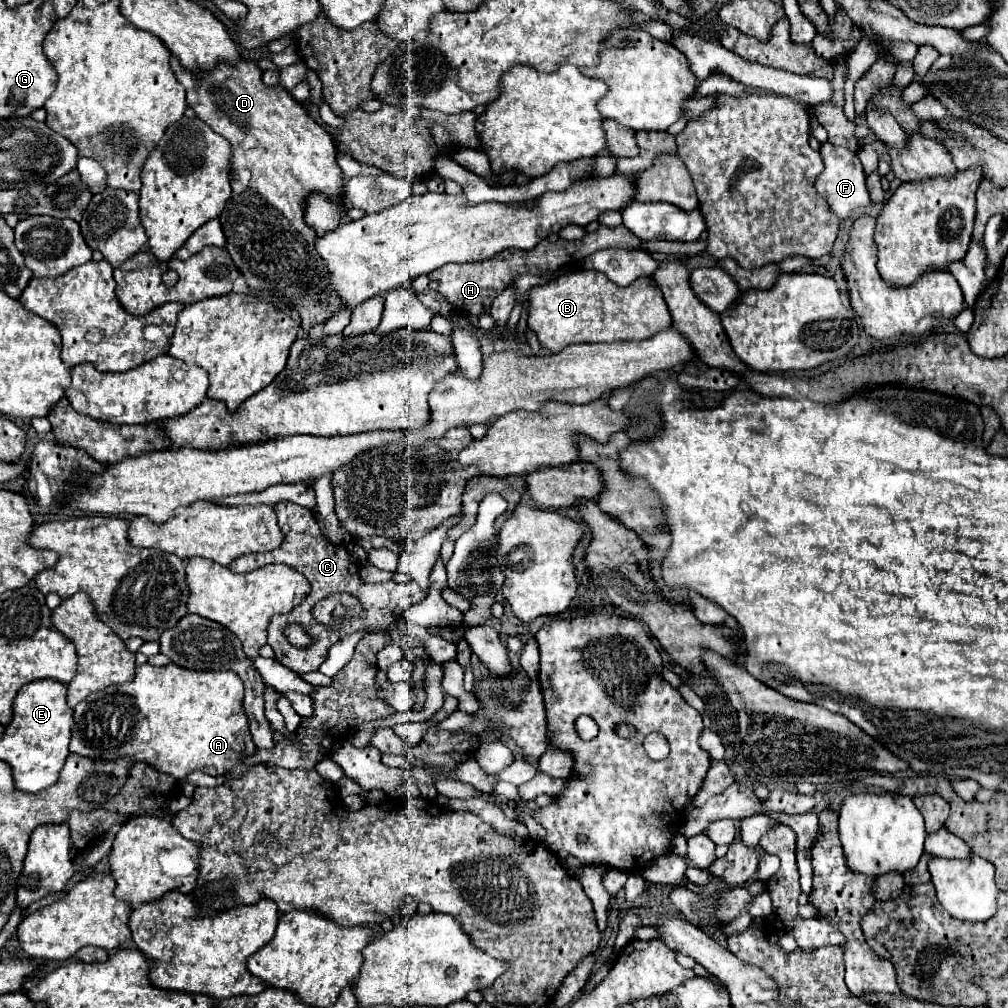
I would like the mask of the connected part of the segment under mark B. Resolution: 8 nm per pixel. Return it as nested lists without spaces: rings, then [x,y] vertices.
[[[576,269],[530,289],[528,299],[528,327],[536,331],[540,345],[548,353],[562,351],[570,343],[642,341],[672,325],[668,305],[652,277],[640,277],[628,287],[618,287],[600,271]]]

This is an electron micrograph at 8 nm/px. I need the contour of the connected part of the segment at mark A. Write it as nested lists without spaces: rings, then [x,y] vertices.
[[[144,663],[142,667],[136,667],[134,681],[110,685],[88,695],[74,707],[74,719],[74,739],[70,741],[72,753],[102,759],[134,755],[134,759],[150,763],[176,779],[184,779],[196,769],[214,777],[226,775],[230,769],[244,765],[244,759],[256,751],[248,715],[244,711],[244,683],[234,671],[194,671],[174,663],[164,667]]]

